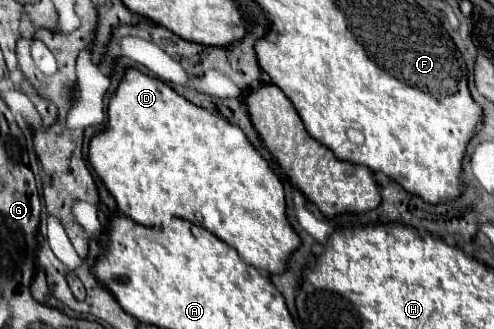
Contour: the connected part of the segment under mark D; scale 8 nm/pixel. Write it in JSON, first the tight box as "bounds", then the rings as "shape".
{"bounds":[88,68,300,272],"shape":[[[126,68],[124,74],[122,74],[122,80],[116,88],[116,92],[112,94],[110,98],[110,104],[108,104],[108,122],[104,126],[104,130],[100,130],[98,134],[92,136],[90,140],[90,148],[88,148],[88,162],[90,166],[94,168],[94,172],[100,176],[100,180],[104,182],[104,186],[110,190],[110,194],[114,196],[116,204],[118,204],[118,210],[120,214],[126,214],[128,218],[132,218],[134,222],[138,224],[144,224],[144,226],[154,226],[158,216],[178,216],[178,218],[184,218],[196,226],[202,226],[206,228],[208,232],[212,232],[214,236],[218,236],[220,240],[224,240],[228,246],[232,246],[240,258],[258,268],[258,270],[264,270],[264,272],[282,272],[286,268],[286,260],[288,256],[292,254],[292,250],[298,248],[300,244],[300,238],[296,236],[296,232],[292,230],[288,218],[286,218],[286,196],[284,196],[284,186],[282,182],[278,180],[278,176],[270,170],[268,162],[256,152],[256,148],[248,142],[248,138],[244,136],[244,132],[226,122],[224,118],[220,116],[214,116],[212,112],[208,112],[206,108],[202,106],[196,106],[192,104],[190,100],[186,100],[184,96],[180,96],[170,84],[158,80],[158,78],[150,78],[146,74],[142,74],[140,70],[136,68]]]}

